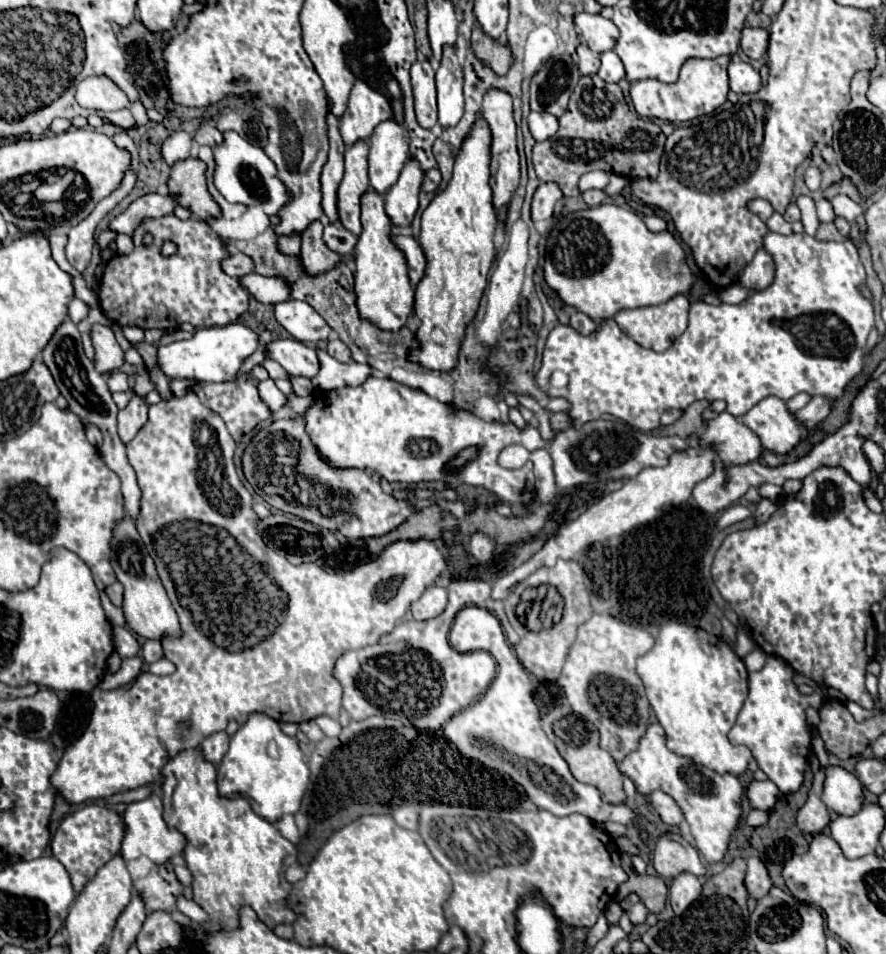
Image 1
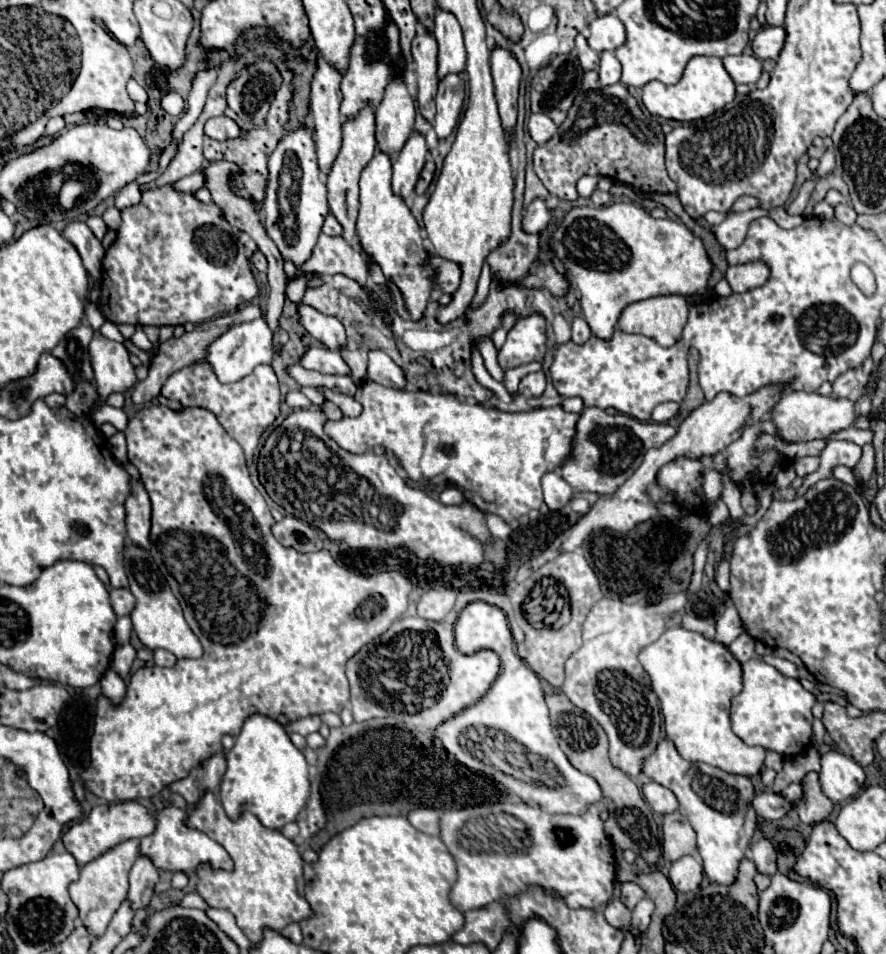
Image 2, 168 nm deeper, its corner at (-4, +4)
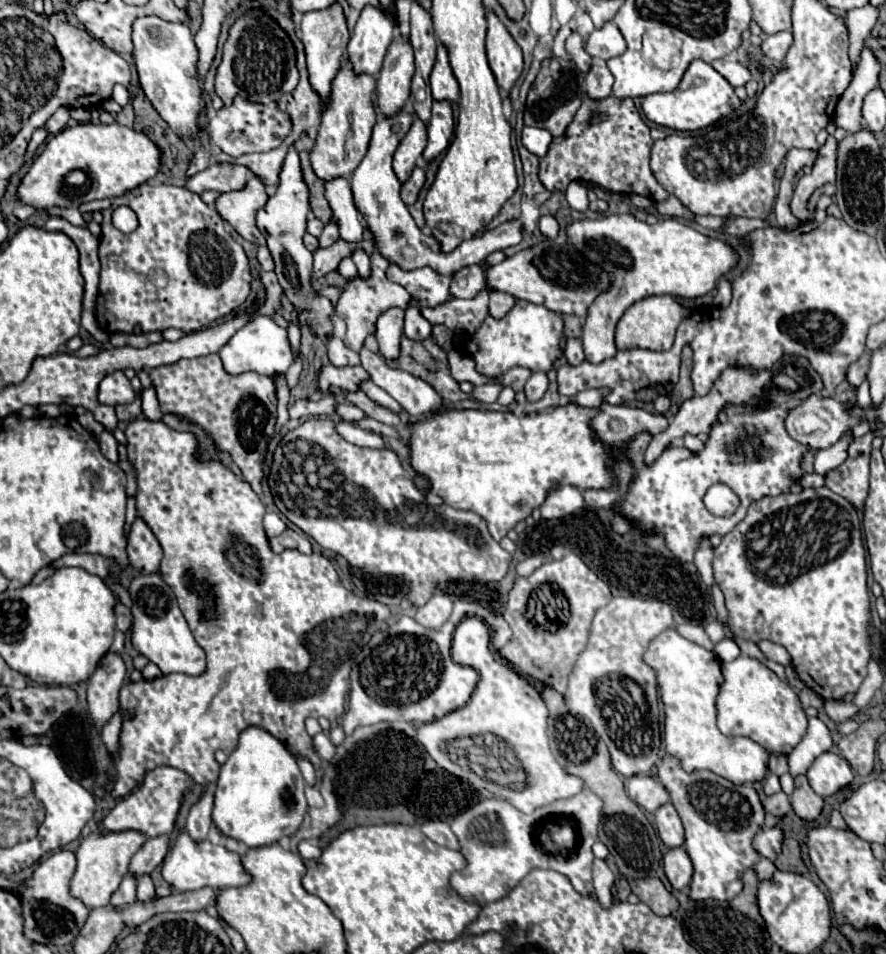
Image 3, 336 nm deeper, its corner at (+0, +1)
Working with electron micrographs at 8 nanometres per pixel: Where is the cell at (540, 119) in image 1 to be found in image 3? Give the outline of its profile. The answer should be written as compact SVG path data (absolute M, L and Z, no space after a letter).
M524 127L522 129L522 145L536 157L544 157L548 153L550 141L552 141L552 135L540 127Z

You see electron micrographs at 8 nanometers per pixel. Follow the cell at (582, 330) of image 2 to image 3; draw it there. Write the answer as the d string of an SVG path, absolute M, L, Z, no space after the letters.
M568 339L564 355L568 359L570 365L580 365L584 361L584 353L582 353L582 343L578 339Z

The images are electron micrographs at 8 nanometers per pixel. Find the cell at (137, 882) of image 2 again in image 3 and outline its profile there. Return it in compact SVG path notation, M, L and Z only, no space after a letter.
M150 837L132 857L130 861L130 871L140 877L144 873L152 873L154 867L158 867L164 859L164 855L168 853L168 837Z

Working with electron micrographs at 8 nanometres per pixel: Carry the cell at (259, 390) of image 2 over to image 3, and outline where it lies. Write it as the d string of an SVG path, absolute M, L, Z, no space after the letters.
M204 355L196 359L180 359L172 365L150 371L152 385L160 403L160 411L172 413L198 425L218 451L224 451L240 467L244 481L262 497L264 455L276 425L276 385L272 377L258 373L228 375L220 363L220 355Z

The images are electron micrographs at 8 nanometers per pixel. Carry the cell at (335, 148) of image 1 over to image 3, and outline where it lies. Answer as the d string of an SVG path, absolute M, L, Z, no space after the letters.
M334 3L332 7L324 9L324 11L304 13L302 21L300 21L300 31L302 31L302 41L304 41L304 47L306 47L310 83L314 87L314 91L318 91L322 101L328 101L330 83L332 83L334 75L338 73L338 69L342 65L342 57L346 53L346 45L348 45L348 39L350 39L340 3Z

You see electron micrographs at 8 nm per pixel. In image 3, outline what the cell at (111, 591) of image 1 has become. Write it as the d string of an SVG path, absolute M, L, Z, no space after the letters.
M118 603L116 605L116 629L126 633L130 627L132 627L132 613L130 613L130 609L126 605Z

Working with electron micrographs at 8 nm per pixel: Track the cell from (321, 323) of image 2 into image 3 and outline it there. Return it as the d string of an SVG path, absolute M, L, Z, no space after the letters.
M330 337L326 341L326 345L328 345L328 357L330 357L332 365L336 365L336 367L354 367L354 365L360 365L358 353L354 353L352 349L348 349L342 343L342 339Z

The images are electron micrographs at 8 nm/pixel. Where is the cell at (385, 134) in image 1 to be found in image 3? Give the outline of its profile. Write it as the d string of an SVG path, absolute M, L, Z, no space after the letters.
M398 35L388 47L380 77L378 77L378 109L392 117L410 97L410 79L414 75L412 45L404 35Z

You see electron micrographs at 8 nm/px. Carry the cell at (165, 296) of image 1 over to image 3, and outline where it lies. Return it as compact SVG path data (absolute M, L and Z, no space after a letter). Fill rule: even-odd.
M150 185L128 191L122 197L112 199L112 205L102 211L102 235L100 235L100 289L96 299L96 321L106 333L150 333L166 331L170 327L182 333L192 333L208 327L210 323L232 315L240 309L250 293L250 265L240 243L232 239L224 219L218 211L206 205L196 193L176 185ZM120 205L128 205L136 217L138 227L132 233L122 233L112 225L112 211Z

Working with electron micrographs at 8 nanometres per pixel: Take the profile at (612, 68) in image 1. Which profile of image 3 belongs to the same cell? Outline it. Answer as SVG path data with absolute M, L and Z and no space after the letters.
M594 65L586 75L586 95L590 99L604 99L612 91L612 73L606 65Z

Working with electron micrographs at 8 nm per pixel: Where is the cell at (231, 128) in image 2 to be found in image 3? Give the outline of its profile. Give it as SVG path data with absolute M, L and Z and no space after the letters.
M234 99L232 105L224 105L216 115L208 121L208 135L216 141L216 145L232 157L240 157L246 153L266 153L276 149L290 133L292 121L290 115L276 105L248 103L248 99Z

